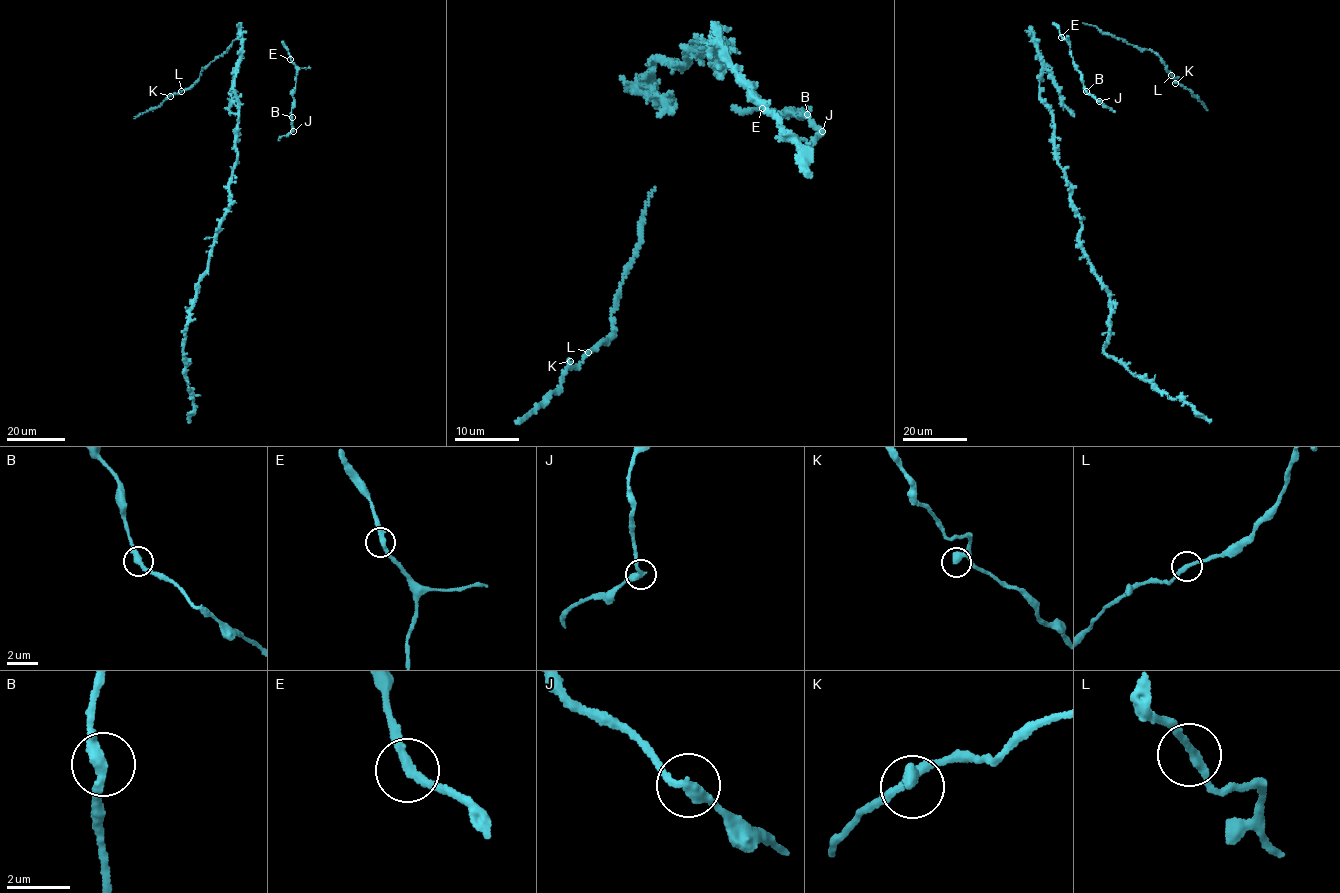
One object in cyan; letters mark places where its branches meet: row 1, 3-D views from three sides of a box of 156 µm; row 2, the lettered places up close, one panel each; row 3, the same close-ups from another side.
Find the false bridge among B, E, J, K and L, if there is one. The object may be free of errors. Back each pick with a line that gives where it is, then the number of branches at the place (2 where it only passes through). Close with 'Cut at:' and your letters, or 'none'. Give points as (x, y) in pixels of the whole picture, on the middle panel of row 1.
J: place (822, 131); branches 2
Cut at: J

